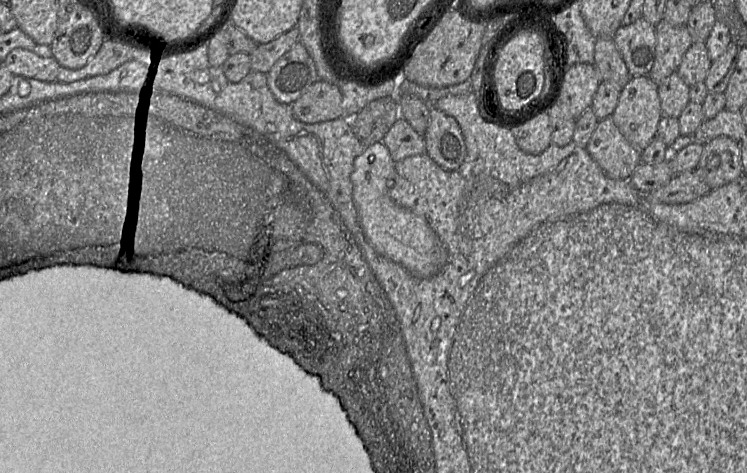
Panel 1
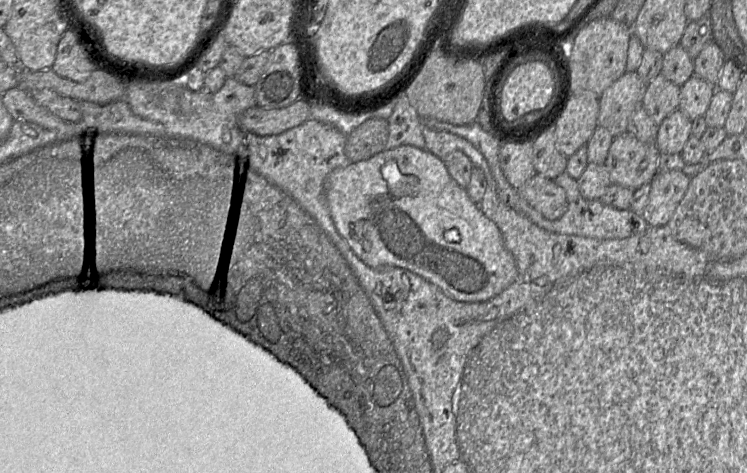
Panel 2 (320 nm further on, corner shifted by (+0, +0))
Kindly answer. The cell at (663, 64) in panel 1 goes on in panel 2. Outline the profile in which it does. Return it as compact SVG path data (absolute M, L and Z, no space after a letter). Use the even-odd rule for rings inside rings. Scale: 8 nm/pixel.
M662 73L647 82L642 105L657 125L660 125L669 114L679 108L680 87L668 80Z

